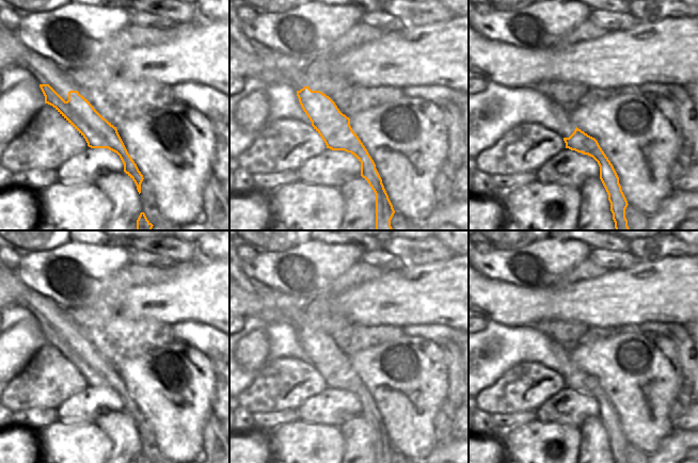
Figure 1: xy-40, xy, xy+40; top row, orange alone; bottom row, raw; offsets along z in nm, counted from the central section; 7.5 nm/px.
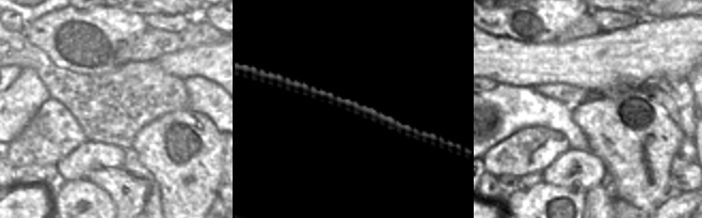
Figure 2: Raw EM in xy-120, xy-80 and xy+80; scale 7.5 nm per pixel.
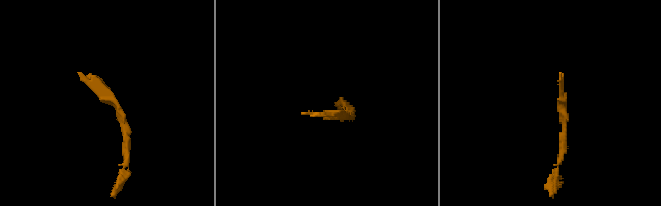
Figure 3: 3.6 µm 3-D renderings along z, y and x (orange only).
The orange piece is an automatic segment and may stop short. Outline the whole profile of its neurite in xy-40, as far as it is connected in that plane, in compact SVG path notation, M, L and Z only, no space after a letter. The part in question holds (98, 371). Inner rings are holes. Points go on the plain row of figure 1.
M0 260L0 276L2 282L11 292L16 304L29 310L45 335L45 342L52 345L86 380L91 387L108 387L116 392L123 403L124 411L134 420L139 433L141 432L141 422L143 414L137 403L128 393L116 366L109 362L91 342L81 334L81 326L72 318L72 308L64 308L57 304L52 299L37 292L25 285L16 274L15 270L10 270Z

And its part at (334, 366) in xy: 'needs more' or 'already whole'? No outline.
needs more

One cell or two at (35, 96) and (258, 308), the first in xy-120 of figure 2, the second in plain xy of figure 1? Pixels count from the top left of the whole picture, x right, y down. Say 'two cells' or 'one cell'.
two cells

